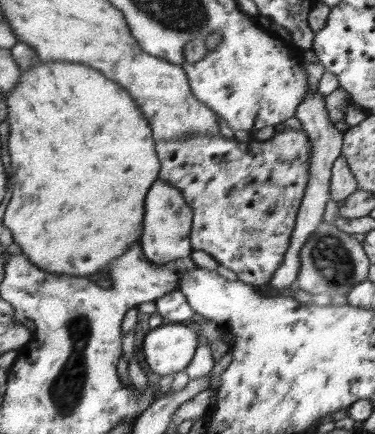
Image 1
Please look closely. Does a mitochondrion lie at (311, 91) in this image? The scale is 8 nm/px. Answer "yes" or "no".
no

